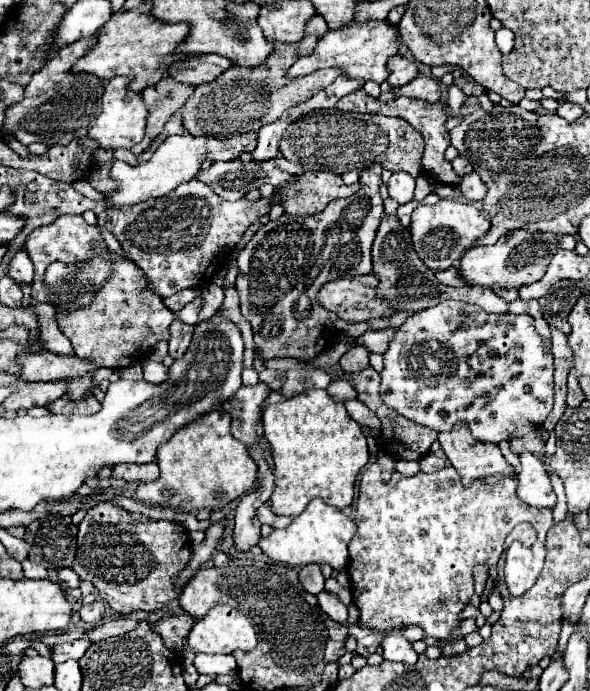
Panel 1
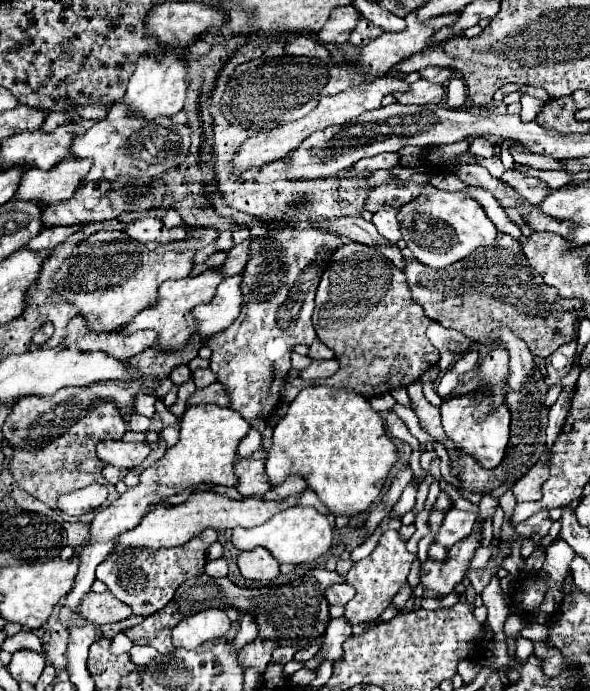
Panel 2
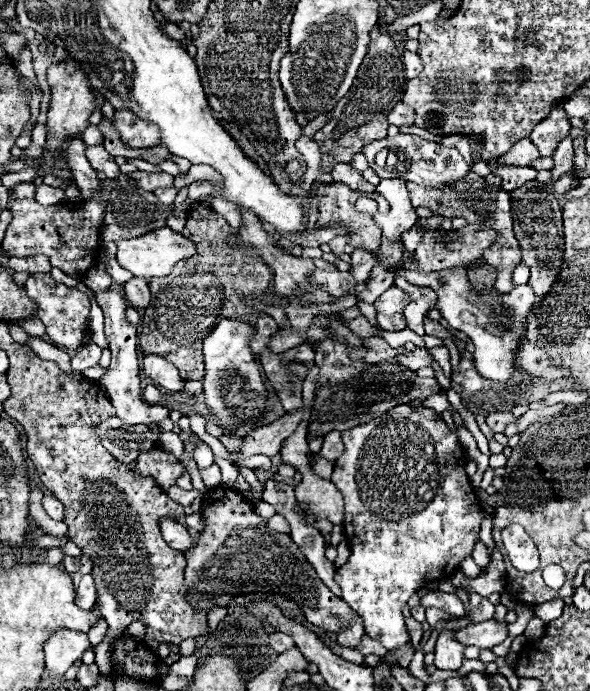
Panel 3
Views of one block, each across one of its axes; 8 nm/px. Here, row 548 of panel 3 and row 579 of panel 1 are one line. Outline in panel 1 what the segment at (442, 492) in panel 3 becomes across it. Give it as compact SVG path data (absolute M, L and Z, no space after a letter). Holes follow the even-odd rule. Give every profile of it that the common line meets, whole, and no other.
M370 462L360 478L360 496L358 496L358 504L356 504L356 516L354 516L354 522L358 526L358 532L356 536L350 540L348 544L348 550L350 550L350 560L348 560L348 576L350 576L350 582L352 582L352 600L354 604L358 606L360 610L360 626L362 628L370 628L370 630L388 630L388 628L396 628L396 626L420 626L428 636L434 636L438 640L454 640L452 632L460 626L458 622L458 614L466 608L470 596L474 594L474 580L472 580L472 568L476 564L496 564L502 550L504 550L504 540L506 536L512 532L512 528L520 522L532 522L536 534L538 534L538 540L542 540L544 544L544 538L546 538L546 532L550 530L552 526L552 512L546 510L546 508L532 508L528 504L524 504L522 500L518 500L516 496L516 478L506 478L494 486L486 484L486 482L480 482L476 480L474 484L462 484L458 472L448 466L440 472L434 472L434 474L416 474L416 476L404 476L400 472L394 472L392 478L388 482L382 482L382 476L380 476L380 466L376 462Z

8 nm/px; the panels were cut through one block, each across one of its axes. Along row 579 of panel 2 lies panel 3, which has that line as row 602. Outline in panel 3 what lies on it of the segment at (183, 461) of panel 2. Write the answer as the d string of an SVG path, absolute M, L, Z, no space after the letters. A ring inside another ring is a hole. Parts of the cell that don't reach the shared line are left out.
M86 574L86 576L80 580L78 588L76 588L76 604L78 604L80 608L84 608L84 610L92 610L94 602L96 602L94 580L92 580L90 574Z

